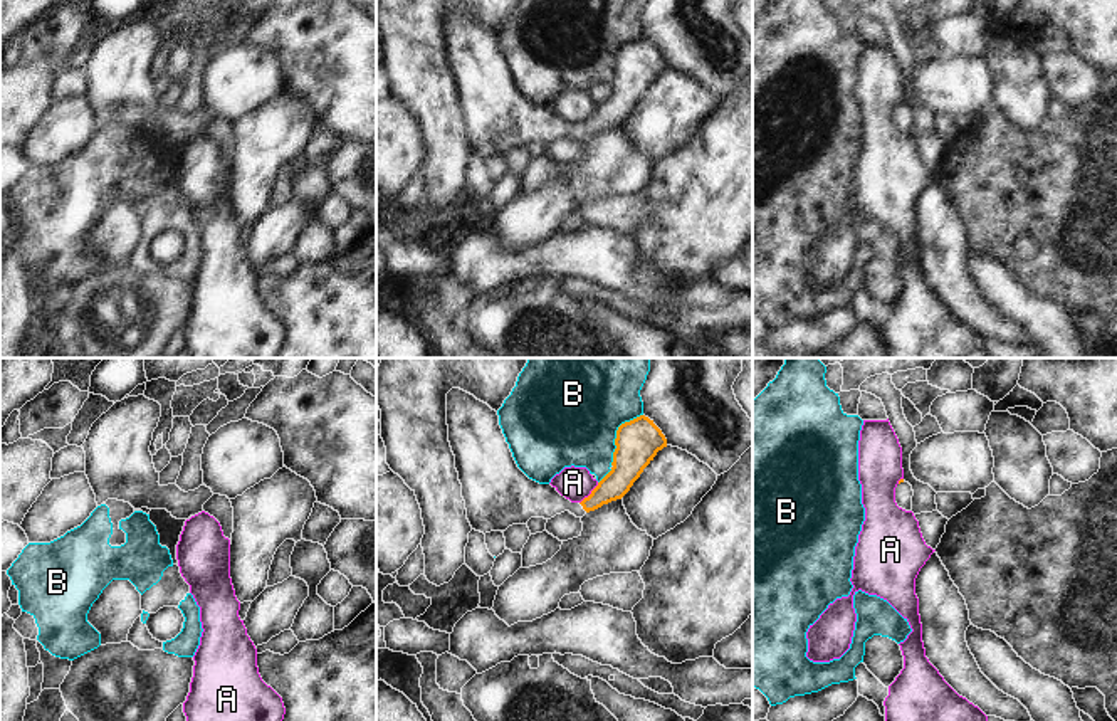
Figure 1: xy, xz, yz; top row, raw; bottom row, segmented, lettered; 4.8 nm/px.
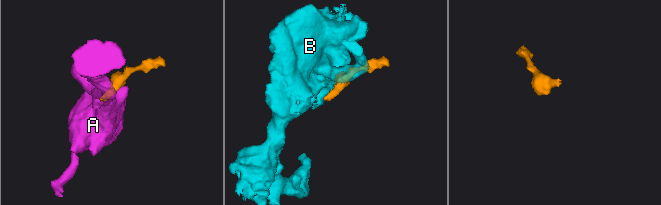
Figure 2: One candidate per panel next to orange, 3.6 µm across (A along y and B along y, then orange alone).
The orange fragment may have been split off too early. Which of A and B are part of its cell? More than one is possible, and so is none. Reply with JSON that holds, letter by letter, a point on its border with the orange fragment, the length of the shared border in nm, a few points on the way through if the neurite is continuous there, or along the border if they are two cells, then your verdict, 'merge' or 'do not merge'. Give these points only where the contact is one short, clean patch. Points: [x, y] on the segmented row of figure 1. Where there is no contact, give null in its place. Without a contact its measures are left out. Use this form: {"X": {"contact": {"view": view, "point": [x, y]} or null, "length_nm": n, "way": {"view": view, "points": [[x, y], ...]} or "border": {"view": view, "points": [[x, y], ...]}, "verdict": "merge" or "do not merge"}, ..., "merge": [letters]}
{"A": {"contact": {"view": "xz", "point": [592, 493]}, "length_nm": 140, "border": {"view": "xz", "points": [[598, 483], [580, 503]]}, "verdict": "do not merge"}, "B": {"contact": {"view": "xz", "point": [617, 434]}, "length_nm": 300, "verdict": "do not merge"}, "merge": []}

